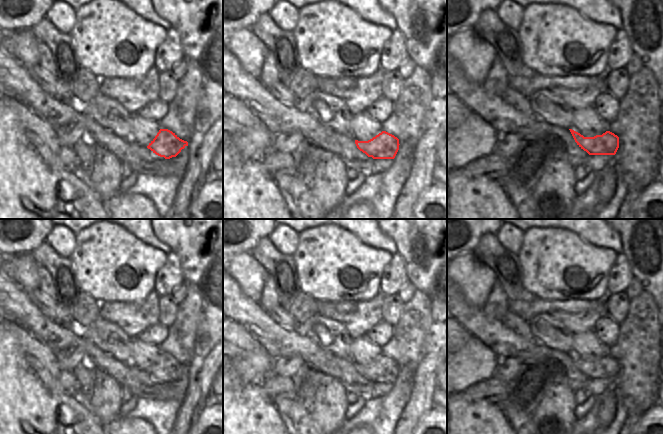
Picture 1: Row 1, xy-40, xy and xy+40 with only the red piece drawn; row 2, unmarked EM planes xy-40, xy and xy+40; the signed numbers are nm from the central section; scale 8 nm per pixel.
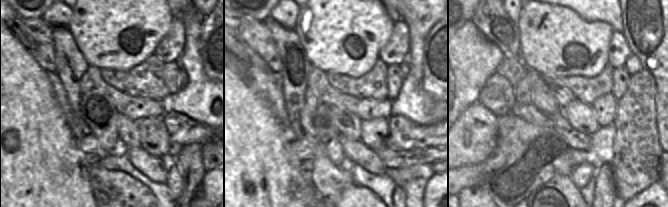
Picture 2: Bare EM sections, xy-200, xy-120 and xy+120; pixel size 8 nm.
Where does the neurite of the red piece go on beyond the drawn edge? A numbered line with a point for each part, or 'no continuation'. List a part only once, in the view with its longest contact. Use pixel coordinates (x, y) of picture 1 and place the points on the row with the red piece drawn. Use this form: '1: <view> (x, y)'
no continuation

